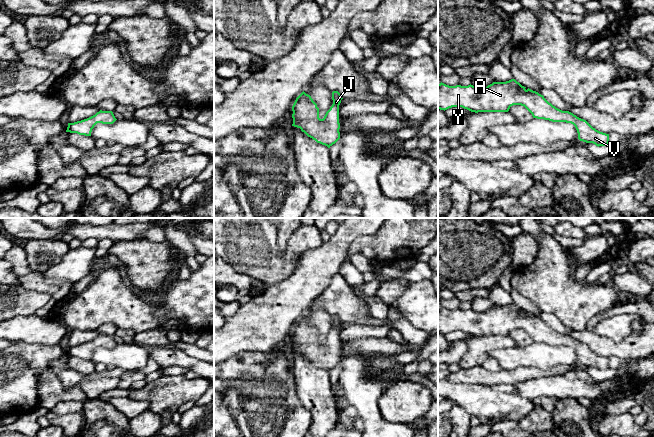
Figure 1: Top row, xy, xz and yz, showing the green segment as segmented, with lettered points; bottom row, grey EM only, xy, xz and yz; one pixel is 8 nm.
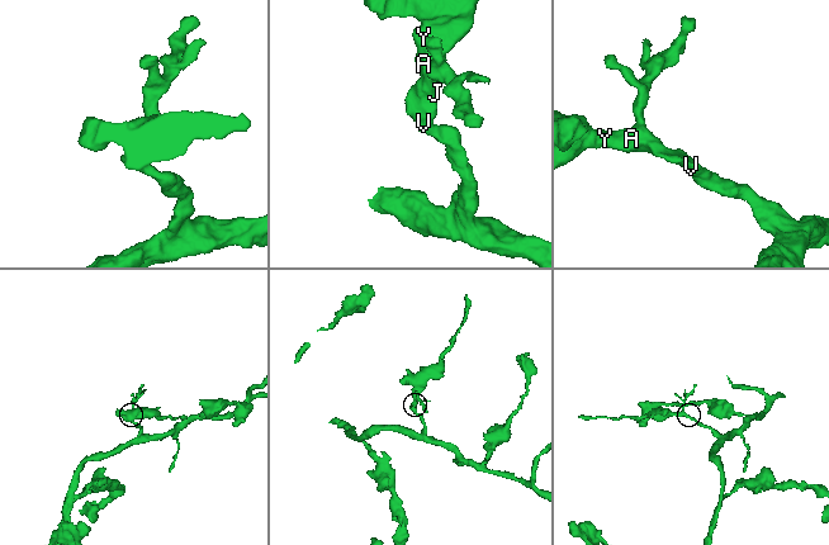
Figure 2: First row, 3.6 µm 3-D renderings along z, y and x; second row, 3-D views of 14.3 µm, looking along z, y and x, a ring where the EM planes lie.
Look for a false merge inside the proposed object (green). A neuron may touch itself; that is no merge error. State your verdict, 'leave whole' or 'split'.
leave whole

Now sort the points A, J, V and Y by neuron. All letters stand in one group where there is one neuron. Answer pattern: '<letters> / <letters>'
A J V Y

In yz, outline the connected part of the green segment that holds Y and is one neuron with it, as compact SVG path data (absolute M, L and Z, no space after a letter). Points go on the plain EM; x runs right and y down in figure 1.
M515 303L506 306L493 306L485 312L449 310L438 308L438 333L447 334L462 331L471 336L508 336L513 329L524 330L533 342L552 346L566 346L575 350L578 363L596 370L609 368L609 358L593 352L586 344L569 335L562 335L549 327L543 319L525 313Z

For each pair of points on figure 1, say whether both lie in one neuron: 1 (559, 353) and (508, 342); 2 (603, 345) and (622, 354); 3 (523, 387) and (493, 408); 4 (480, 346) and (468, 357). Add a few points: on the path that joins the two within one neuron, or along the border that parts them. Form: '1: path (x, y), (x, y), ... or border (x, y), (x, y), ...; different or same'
1: border (515, 346), (495, 349), (492, 352); different
2: path (608, 348), (617, 350); same
3: border (518, 394), (533, 403); different
4: path (477, 349), (471, 355); same

